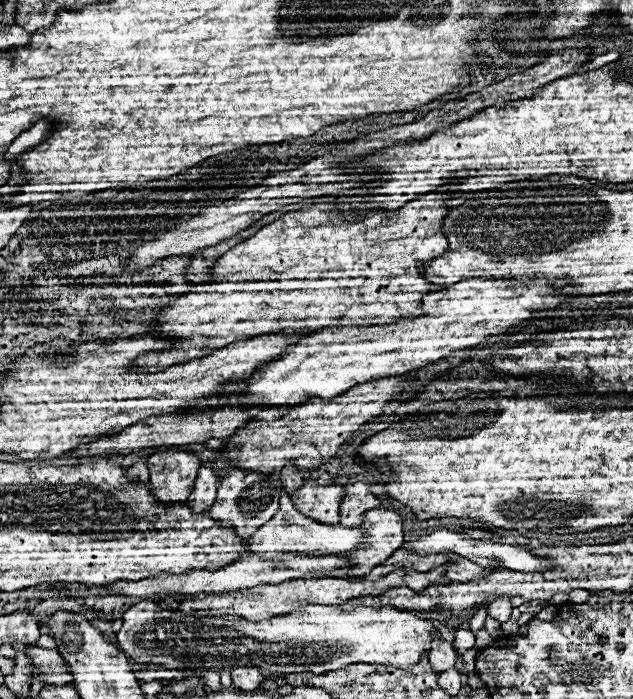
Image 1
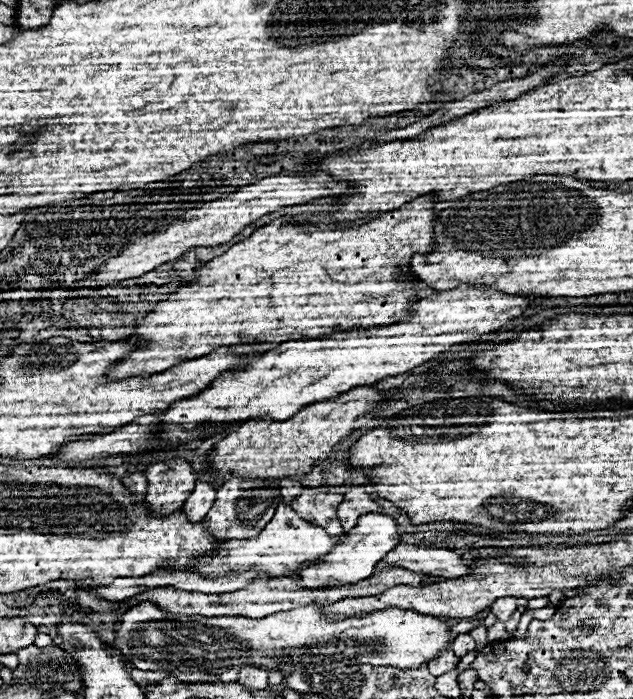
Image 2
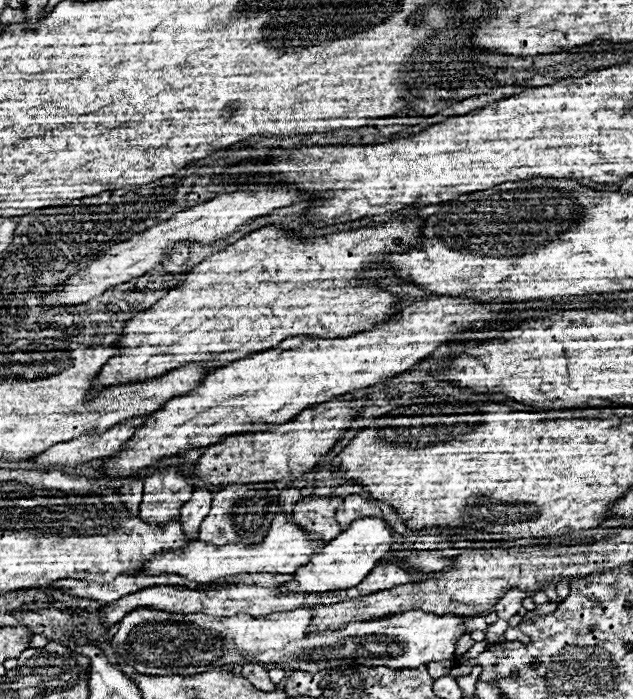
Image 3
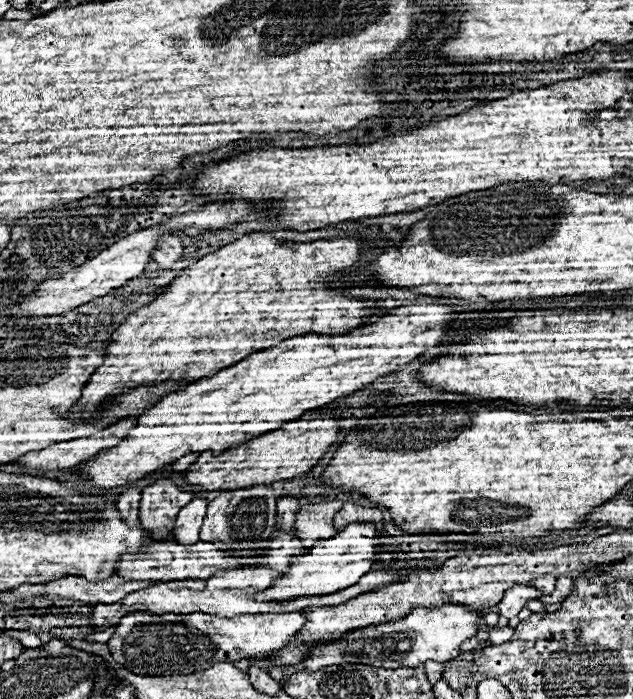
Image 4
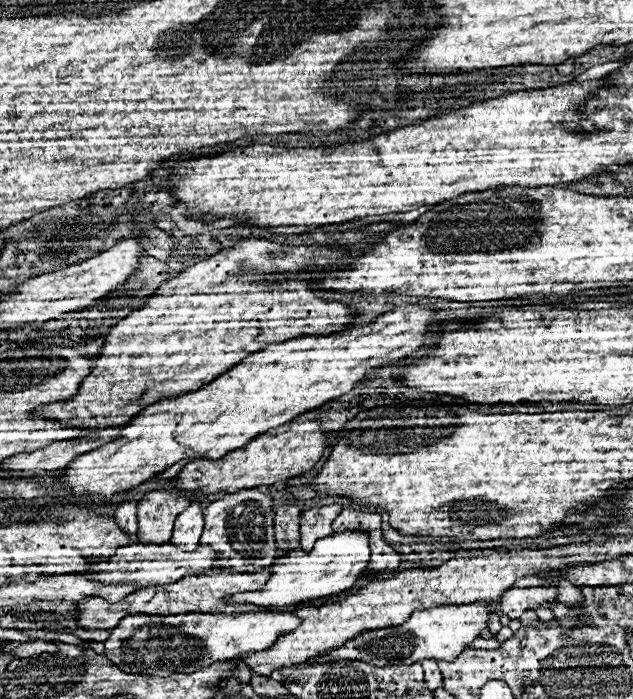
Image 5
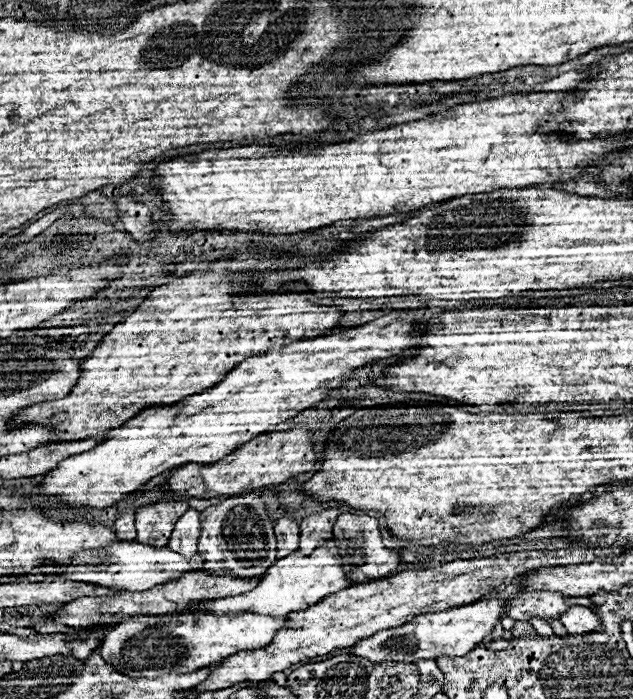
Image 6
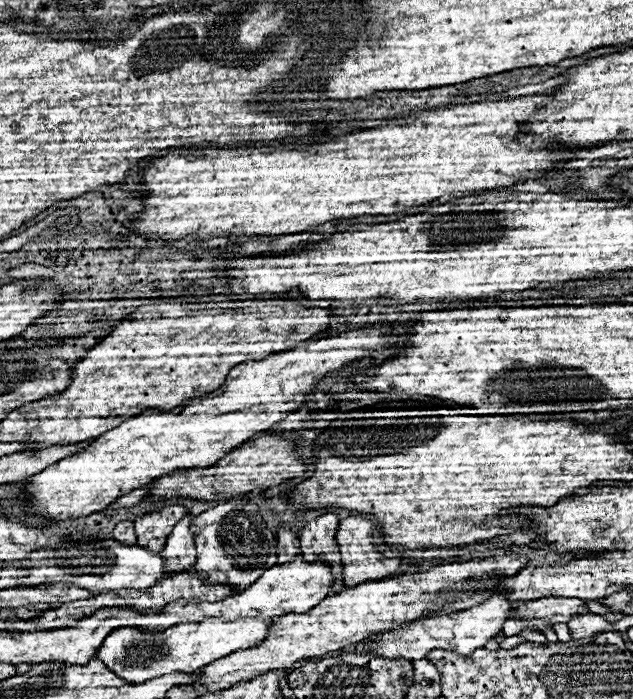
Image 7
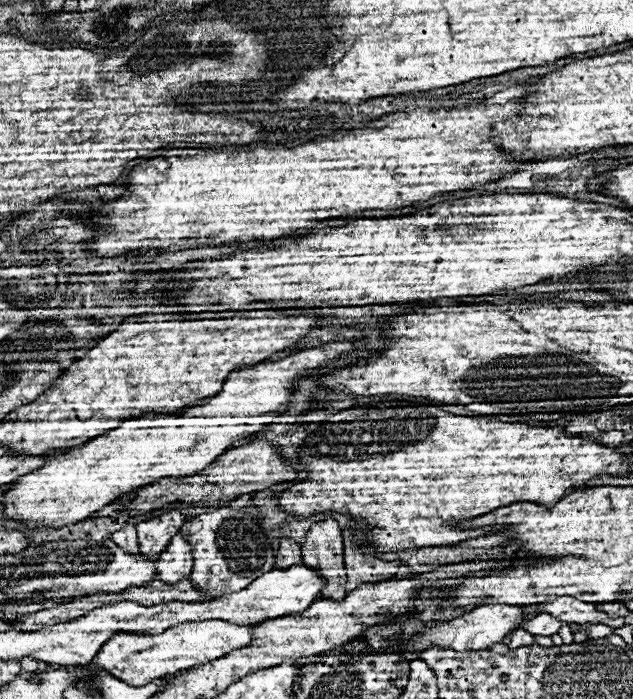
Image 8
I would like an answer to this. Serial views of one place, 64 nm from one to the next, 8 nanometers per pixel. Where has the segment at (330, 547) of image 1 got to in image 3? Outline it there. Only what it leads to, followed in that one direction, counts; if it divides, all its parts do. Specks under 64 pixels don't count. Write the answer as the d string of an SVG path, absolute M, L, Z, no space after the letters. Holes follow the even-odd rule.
M278 512L274 516L274 522L266 534L266 538L258 544L252 546L242 546L242 544L226 544L226 546L212 546L208 542L196 540L194 544L190 544L190 548L182 550L182 552L166 552L166 556L154 556L154 560L150 560L150 568L146 568L146 572L142 574L180 574L186 576L194 582L214 582L220 578L228 578L228 576L238 576L238 574L250 574L250 572L274 572L274 574L294 574L298 566L308 564L310 556L316 554L320 548L324 548L324 540L322 538L310 538L310 534L306 530L302 530L292 514L284 514Z

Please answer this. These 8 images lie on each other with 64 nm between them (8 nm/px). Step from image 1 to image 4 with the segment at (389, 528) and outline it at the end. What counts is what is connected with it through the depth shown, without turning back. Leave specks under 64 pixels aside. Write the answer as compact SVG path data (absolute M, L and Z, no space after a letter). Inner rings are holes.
M374 522L348 524L344 530L338 532L338 536L318 540L310 554L294 560L294 564L290 564L290 572L284 572L284 576L278 578L274 586L256 594L254 600L290 600L294 596L324 596L330 592L350 588L358 584L358 580L366 572L372 570L376 554L382 548L376 544L376 540L380 538L384 538L384 534L376 528Z

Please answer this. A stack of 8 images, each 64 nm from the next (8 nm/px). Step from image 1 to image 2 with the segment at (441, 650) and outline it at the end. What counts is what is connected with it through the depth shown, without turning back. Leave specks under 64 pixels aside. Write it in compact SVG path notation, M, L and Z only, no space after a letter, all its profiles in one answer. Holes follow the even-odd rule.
M444 650L444 652L438 654L438 658L434 658L434 660L428 662L428 668L430 668L430 672L432 672L434 676L440 676L442 672L454 670L454 668L458 666L458 662L460 662L460 658L454 656L452 650Z

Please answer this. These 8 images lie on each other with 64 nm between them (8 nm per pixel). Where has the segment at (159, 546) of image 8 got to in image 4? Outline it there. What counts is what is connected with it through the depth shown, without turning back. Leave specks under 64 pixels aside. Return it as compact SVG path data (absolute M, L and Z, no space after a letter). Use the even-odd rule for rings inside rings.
M158 478L142 490L140 502L140 524L154 536L154 540L162 540L168 536L176 524L178 510L186 506L194 498L194 492L184 490L174 484L172 478Z

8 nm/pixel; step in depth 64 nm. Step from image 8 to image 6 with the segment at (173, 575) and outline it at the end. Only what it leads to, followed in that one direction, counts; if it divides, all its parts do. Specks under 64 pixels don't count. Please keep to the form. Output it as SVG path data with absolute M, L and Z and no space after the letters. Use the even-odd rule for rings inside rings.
M190 508L178 518L168 548L174 548L174 552L180 552L184 556L192 556L194 552L198 552L196 550L198 538L200 538L200 512Z

